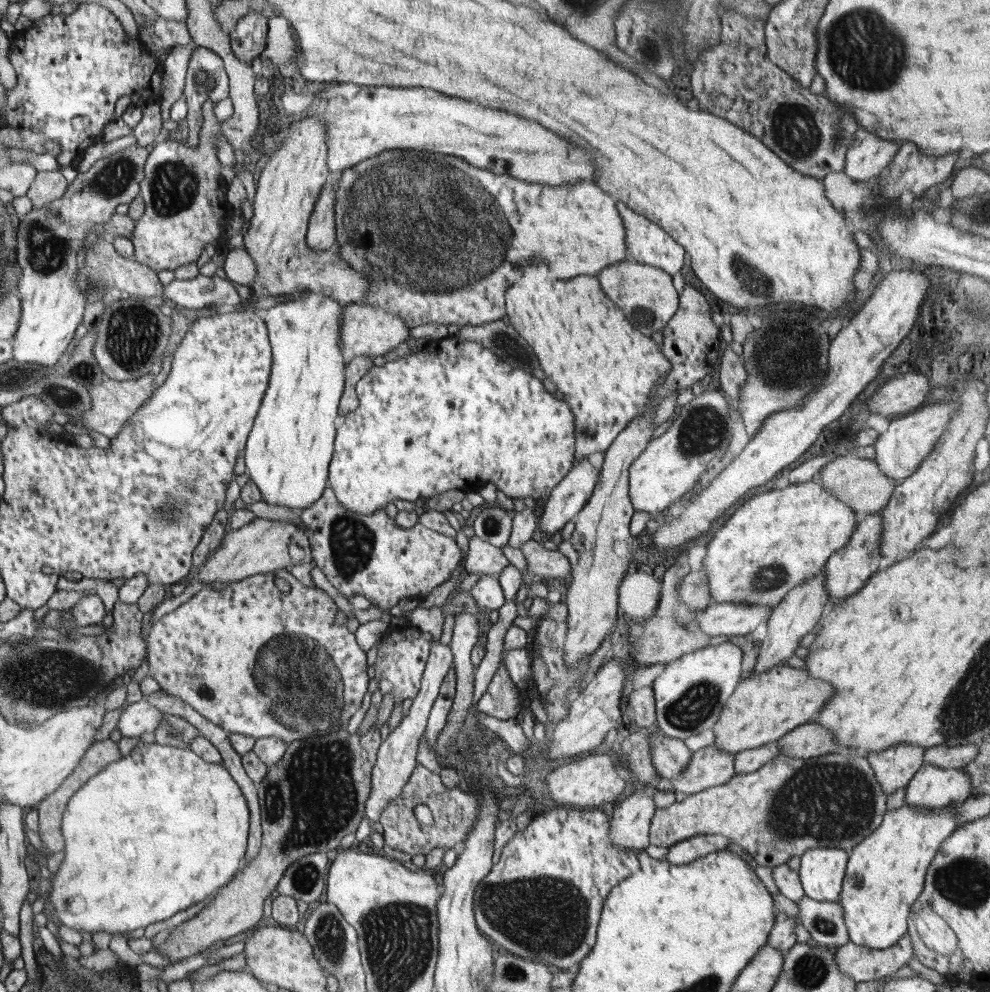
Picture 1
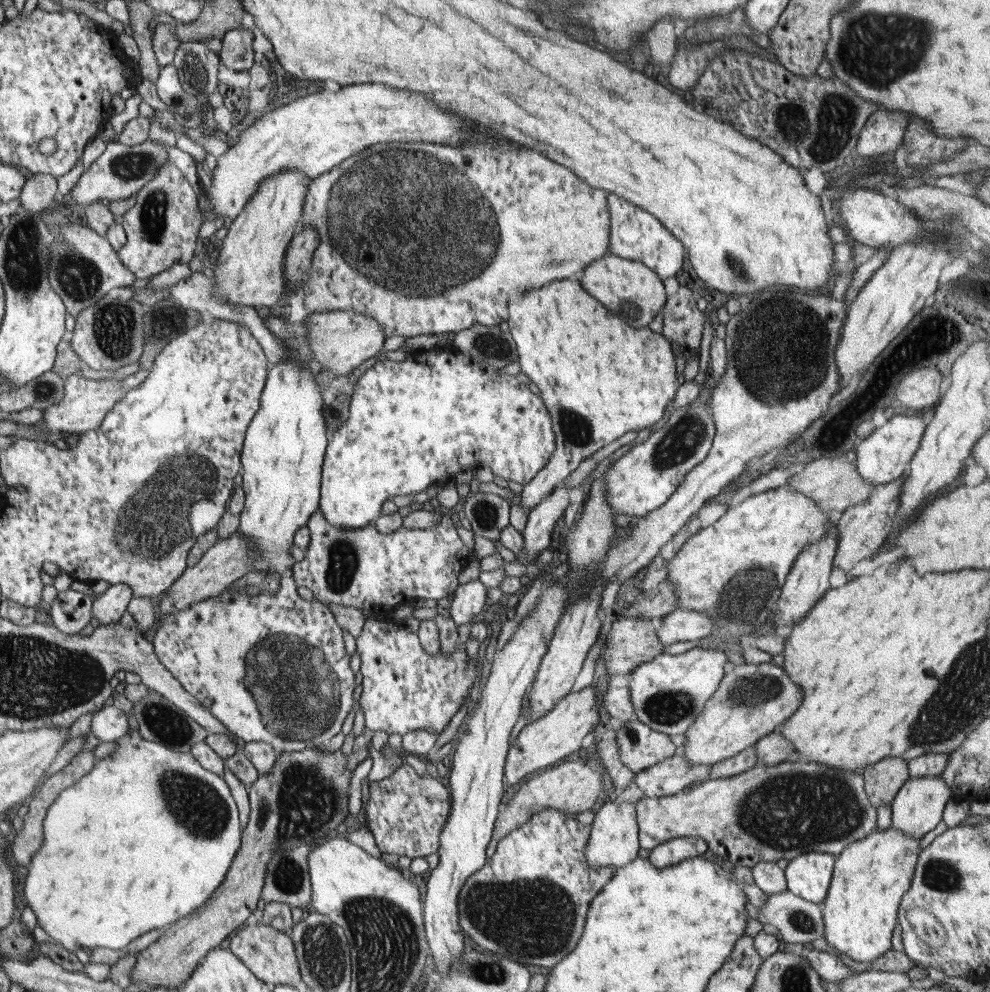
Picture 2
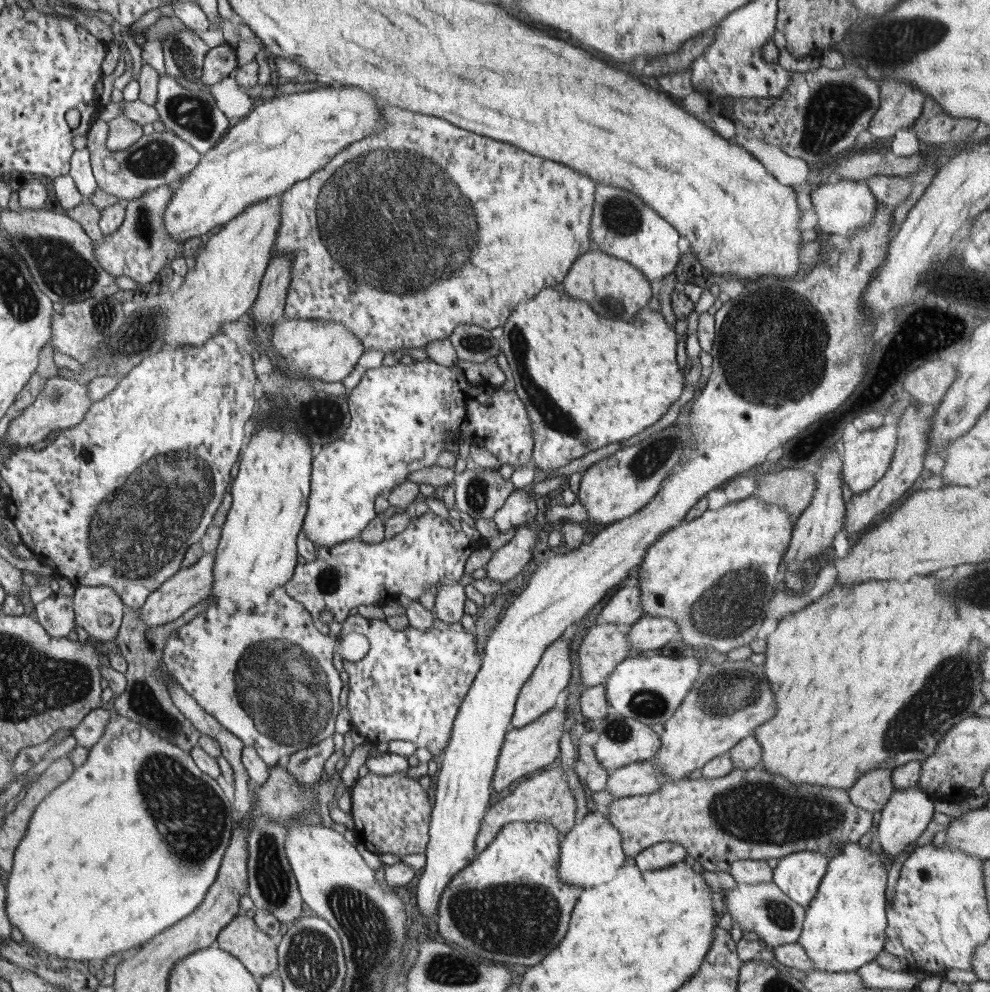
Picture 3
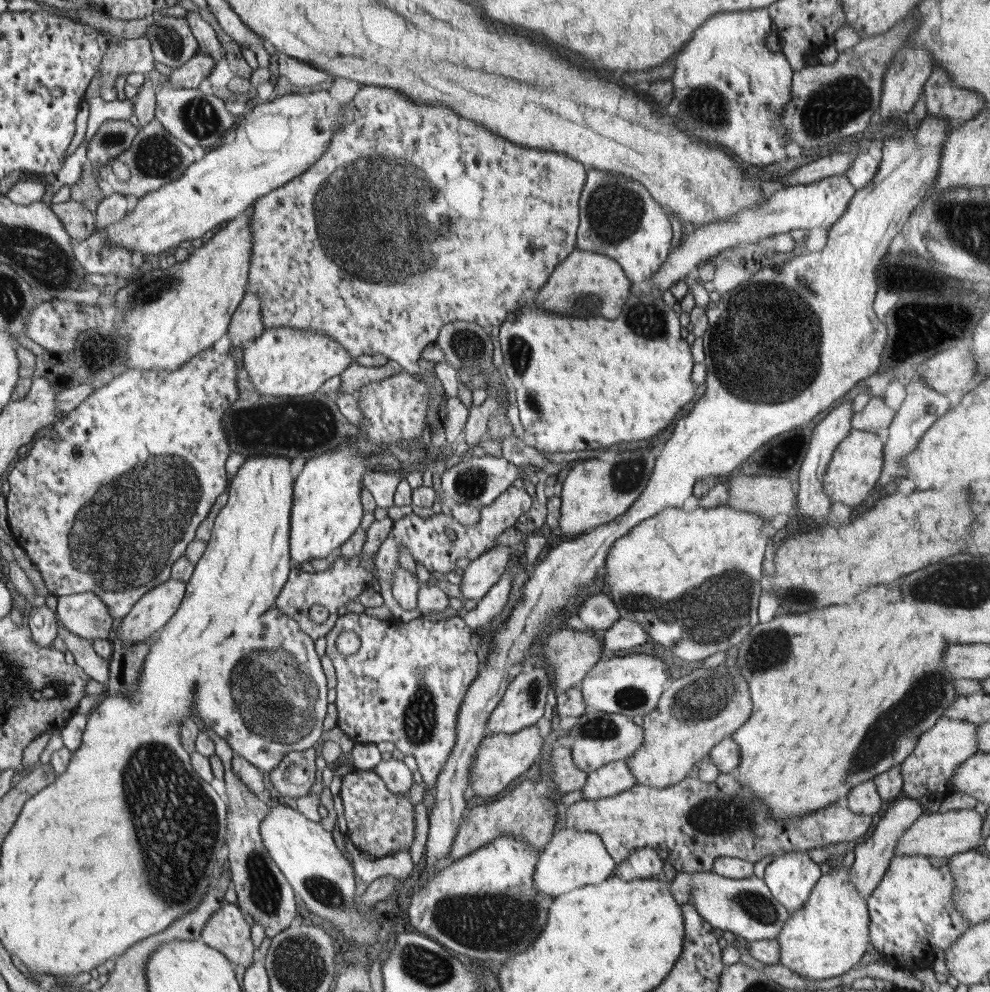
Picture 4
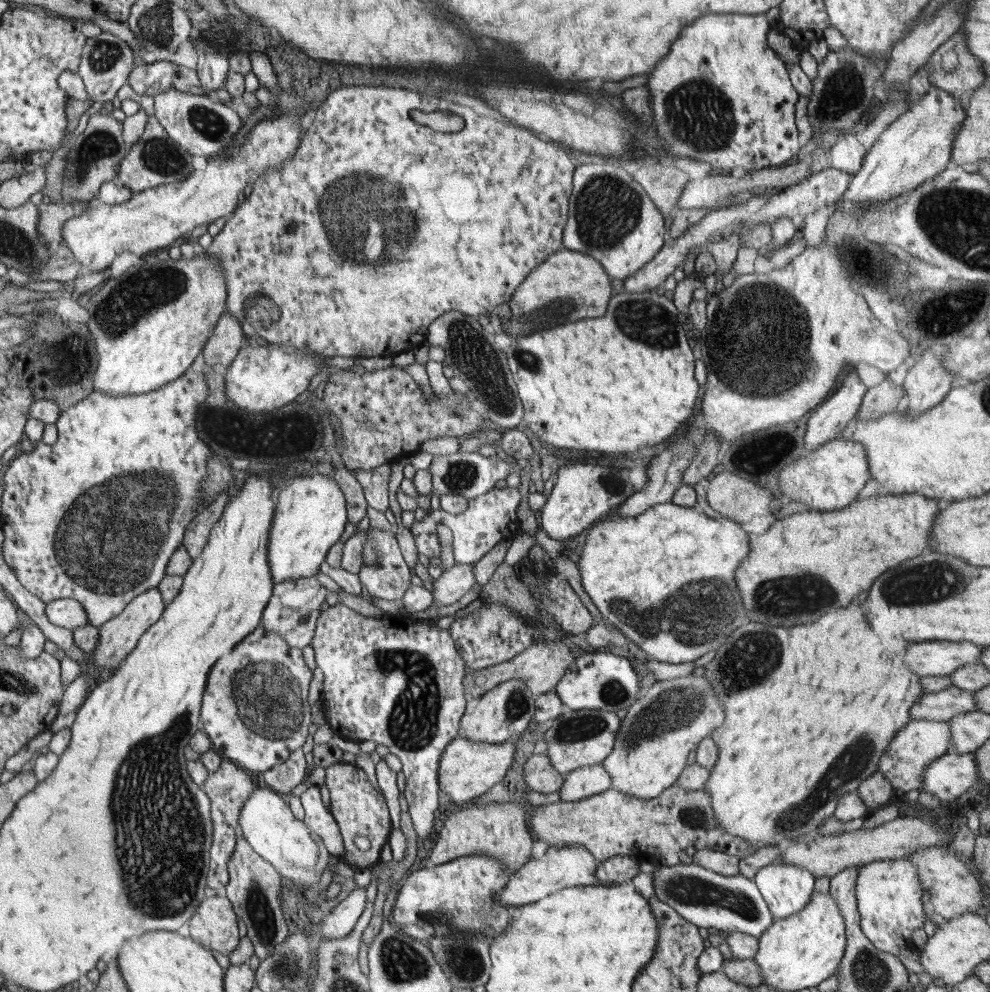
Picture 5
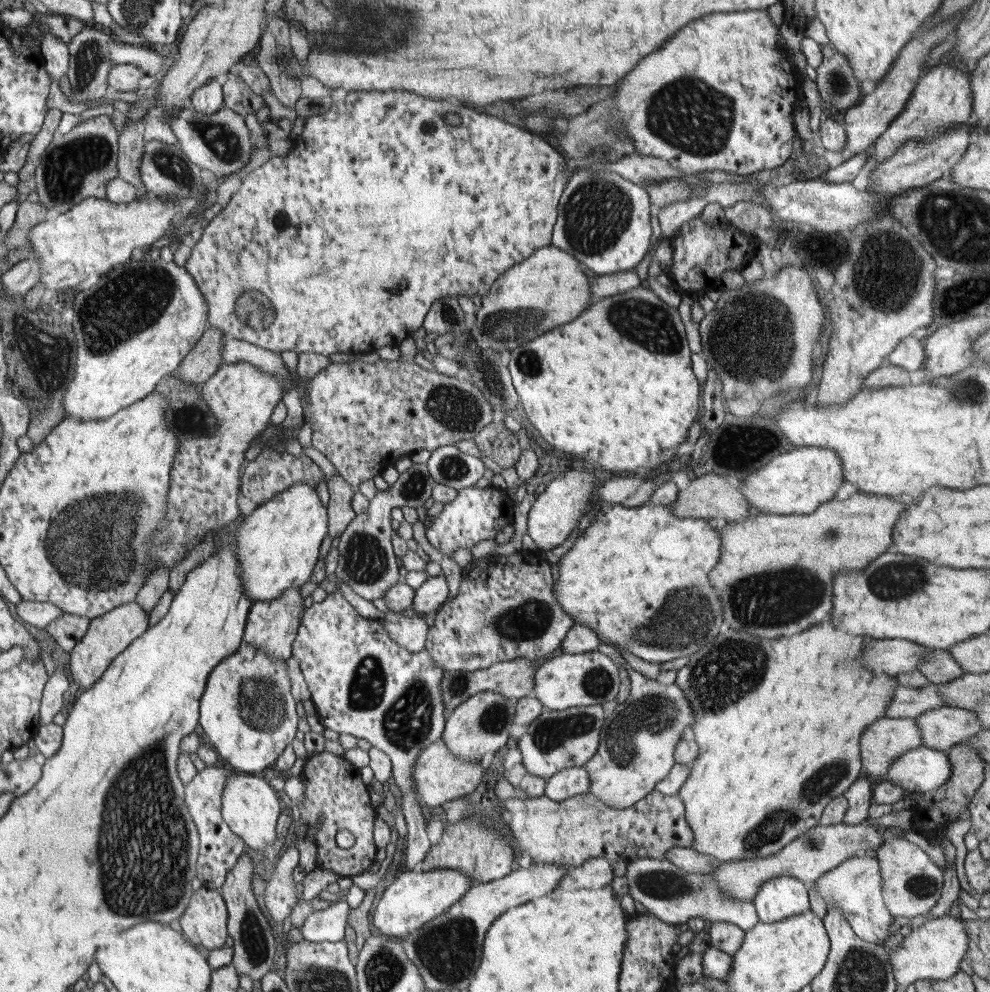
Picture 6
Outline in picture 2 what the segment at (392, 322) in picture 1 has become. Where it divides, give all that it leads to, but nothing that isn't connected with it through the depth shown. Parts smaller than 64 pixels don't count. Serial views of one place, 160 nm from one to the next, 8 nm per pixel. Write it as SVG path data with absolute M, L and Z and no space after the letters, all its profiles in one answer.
M335 310L311 313L303 324L307 329L314 362L320 369L334 371L337 375L347 375L366 360L375 358L387 338L378 320L357 312Z

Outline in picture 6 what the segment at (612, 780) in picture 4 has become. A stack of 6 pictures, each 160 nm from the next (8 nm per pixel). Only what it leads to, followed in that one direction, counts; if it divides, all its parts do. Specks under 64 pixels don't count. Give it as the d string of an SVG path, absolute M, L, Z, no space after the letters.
M586 767L566 768L547 779L545 794L555 801L563 801L570 797L588 793L590 777Z

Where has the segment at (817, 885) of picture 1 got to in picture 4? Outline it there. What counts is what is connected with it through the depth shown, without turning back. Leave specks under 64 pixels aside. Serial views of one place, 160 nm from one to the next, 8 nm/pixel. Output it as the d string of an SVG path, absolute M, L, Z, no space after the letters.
M807 851L781 852L764 871L764 882L790 912L803 908L821 877L820 865Z

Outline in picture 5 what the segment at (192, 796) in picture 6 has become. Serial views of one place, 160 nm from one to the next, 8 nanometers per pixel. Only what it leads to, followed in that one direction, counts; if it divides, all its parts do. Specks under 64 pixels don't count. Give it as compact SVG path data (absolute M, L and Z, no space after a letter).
M223 760L216 772L209 773L206 782L201 785L211 800L211 815L213 820L213 841L210 847L209 871L206 876L208 888L217 890L225 888L229 881L228 859L236 846L239 827L239 814L245 800L257 788L243 768L230 760Z

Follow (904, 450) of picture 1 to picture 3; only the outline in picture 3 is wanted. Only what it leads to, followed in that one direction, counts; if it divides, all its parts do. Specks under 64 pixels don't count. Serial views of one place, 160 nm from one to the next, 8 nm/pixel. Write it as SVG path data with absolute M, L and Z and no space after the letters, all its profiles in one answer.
M897 424L882 425L874 430L862 431L856 440L844 442L844 459L841 461L842 484L847 484L854 496L870 490L888 471L897 447Z

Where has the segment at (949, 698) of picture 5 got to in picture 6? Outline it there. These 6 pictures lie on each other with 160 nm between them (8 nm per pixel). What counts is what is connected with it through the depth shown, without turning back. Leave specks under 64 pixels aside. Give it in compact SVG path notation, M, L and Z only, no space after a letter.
M929 683L922 688L896 687L891 703L887 706L886 717L914 719L929 710L945 705L939 686Z

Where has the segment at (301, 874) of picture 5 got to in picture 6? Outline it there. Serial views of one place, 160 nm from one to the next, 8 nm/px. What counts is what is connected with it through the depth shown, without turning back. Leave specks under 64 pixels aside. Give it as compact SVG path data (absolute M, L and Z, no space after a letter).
M235 772L227 778L222 800L221 813L226 824L246 844L247 848L265 850L271 842L283 841L283 835L278 831L277 824L284 807L274 788L268 785L264 775L238 775Z

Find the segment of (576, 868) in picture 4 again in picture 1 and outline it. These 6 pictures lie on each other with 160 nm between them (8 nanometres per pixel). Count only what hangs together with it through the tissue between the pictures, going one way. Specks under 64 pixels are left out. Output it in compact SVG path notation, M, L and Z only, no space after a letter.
M643 787L616 804L609 830L611 844L636 854L645 849L650 843L650 825L656 809L652 790Z

